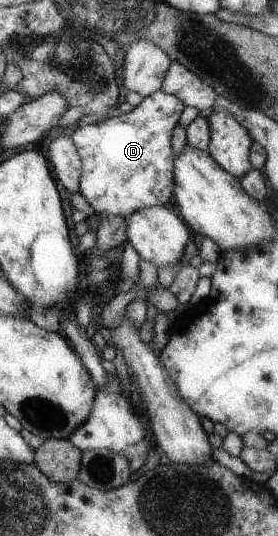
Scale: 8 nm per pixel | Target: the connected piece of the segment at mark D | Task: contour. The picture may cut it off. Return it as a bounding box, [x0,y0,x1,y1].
[70,90,185,218]

